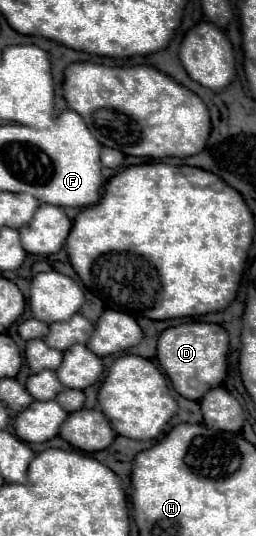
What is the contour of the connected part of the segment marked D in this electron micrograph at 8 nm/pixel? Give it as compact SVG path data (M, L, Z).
M190 321L176 327L168 327L158 337L156 358L163 371L170 377L174 389L186 397L198 401L208 389L218 387L226 375L226 351L228 333L222 325Z

